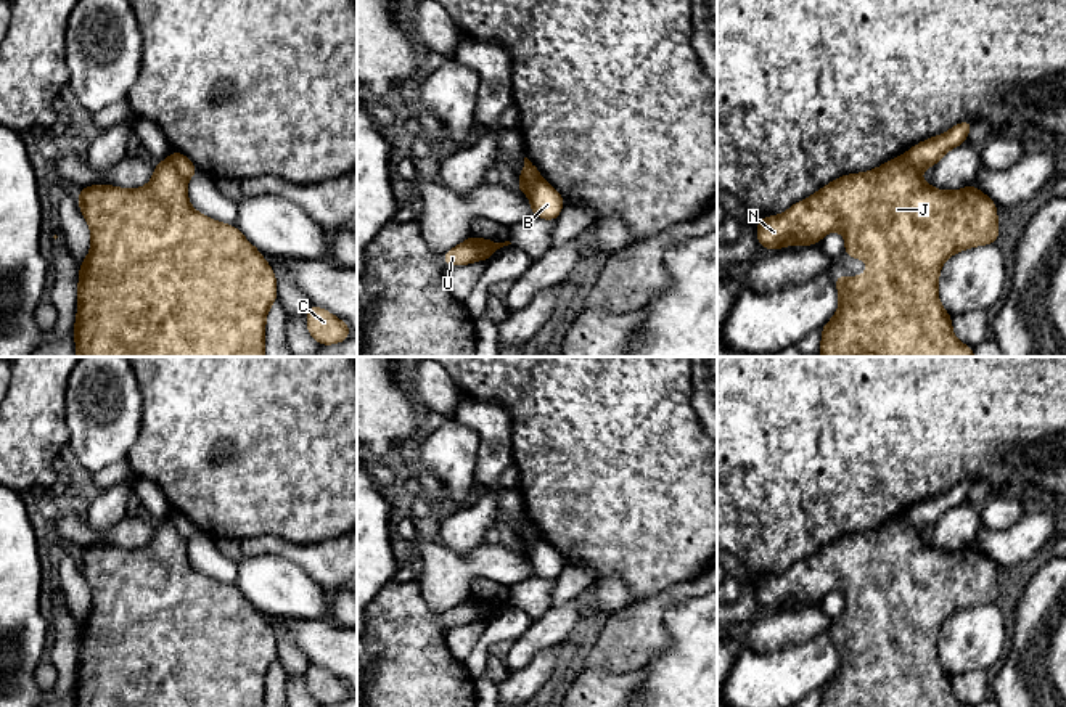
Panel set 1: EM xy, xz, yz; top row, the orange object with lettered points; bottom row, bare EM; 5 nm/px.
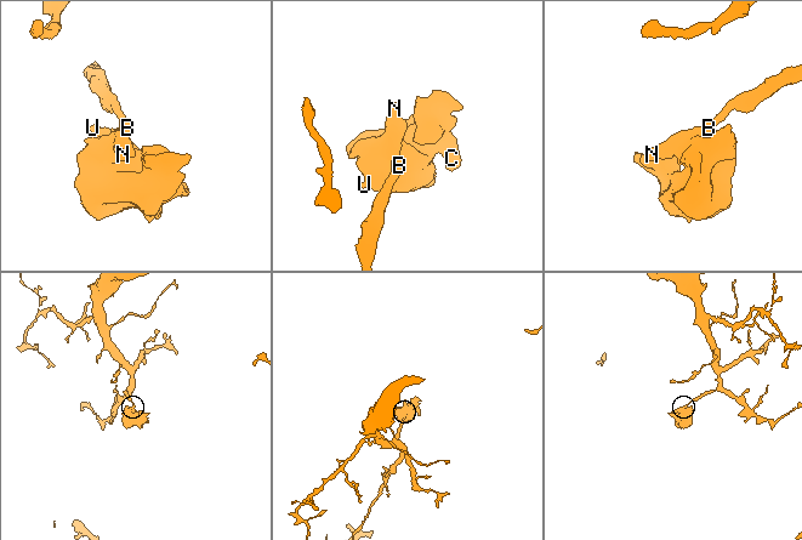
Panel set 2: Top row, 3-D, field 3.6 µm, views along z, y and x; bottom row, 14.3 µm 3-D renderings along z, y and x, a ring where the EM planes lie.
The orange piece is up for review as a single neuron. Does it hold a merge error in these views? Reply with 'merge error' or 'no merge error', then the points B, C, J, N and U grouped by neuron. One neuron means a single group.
merge error; B / C J N U

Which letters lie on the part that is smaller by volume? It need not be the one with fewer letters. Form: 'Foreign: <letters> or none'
Foreign: C, J, N, U

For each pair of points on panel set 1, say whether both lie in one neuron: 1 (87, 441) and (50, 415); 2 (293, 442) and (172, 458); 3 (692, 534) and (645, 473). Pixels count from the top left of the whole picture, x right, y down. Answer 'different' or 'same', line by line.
1: different
2: same
3: same

